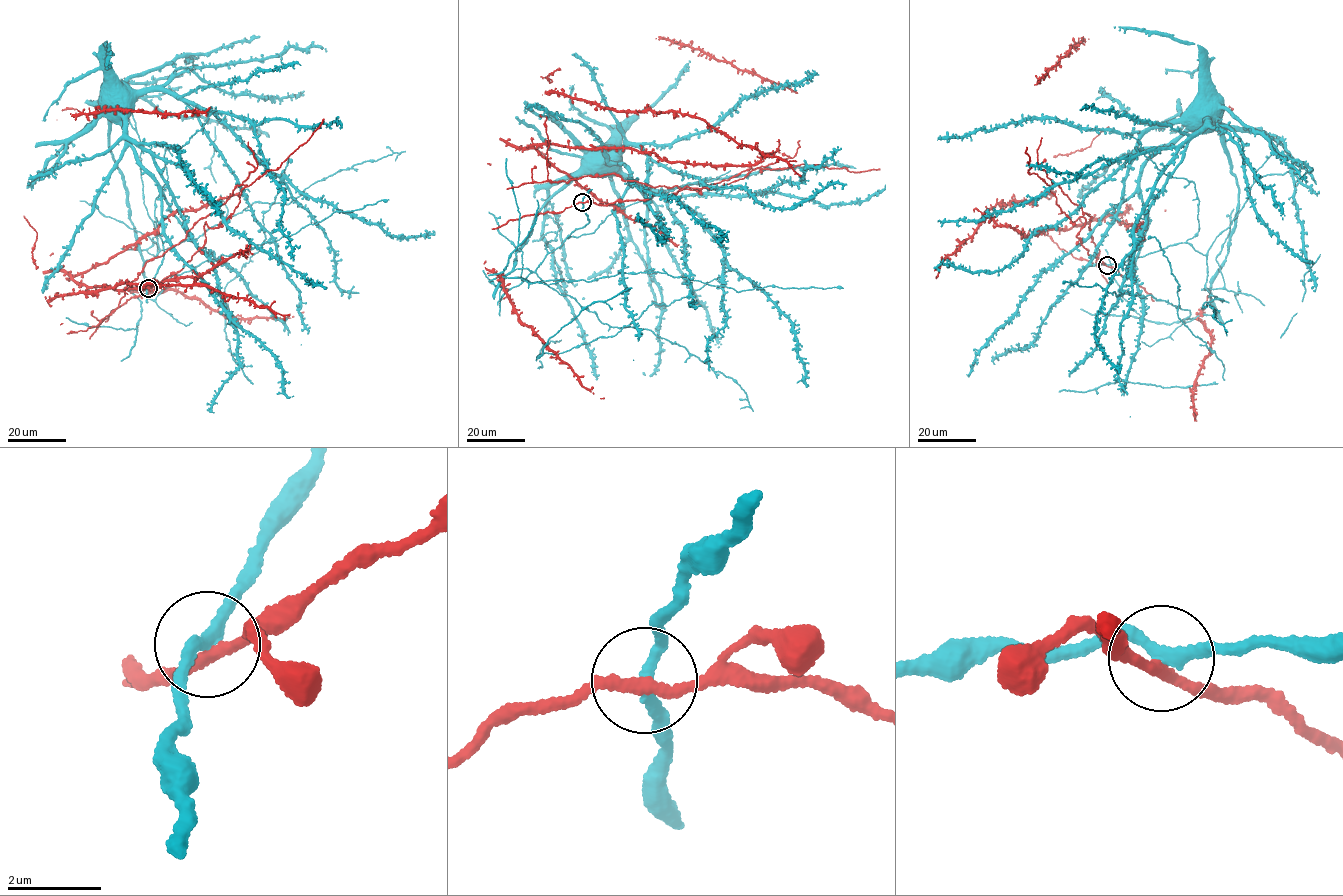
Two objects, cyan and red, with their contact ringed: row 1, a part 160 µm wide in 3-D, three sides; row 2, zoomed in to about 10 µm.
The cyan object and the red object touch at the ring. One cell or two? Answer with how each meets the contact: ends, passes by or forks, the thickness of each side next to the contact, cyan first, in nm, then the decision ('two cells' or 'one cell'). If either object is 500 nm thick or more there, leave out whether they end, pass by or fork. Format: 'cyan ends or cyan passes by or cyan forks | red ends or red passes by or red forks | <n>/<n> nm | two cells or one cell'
cyan passes by | red passes by | 240/240 nm | two cells

